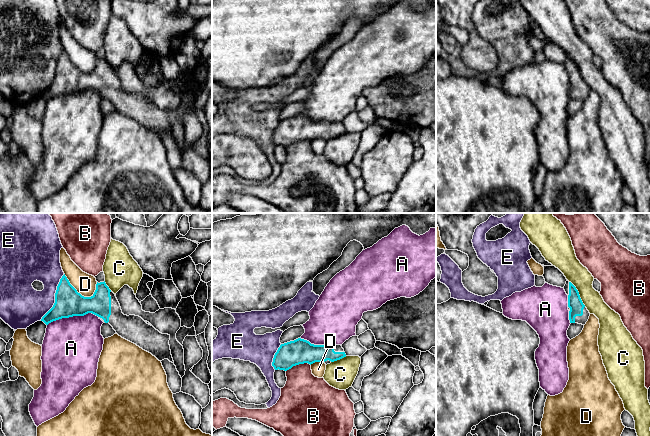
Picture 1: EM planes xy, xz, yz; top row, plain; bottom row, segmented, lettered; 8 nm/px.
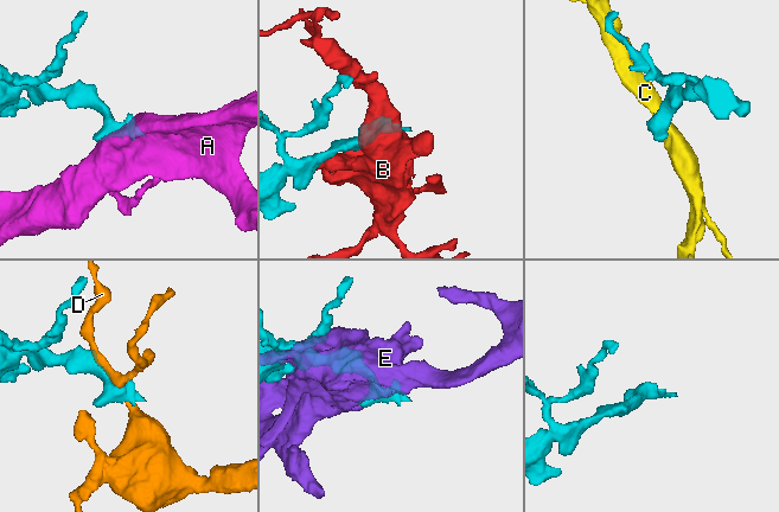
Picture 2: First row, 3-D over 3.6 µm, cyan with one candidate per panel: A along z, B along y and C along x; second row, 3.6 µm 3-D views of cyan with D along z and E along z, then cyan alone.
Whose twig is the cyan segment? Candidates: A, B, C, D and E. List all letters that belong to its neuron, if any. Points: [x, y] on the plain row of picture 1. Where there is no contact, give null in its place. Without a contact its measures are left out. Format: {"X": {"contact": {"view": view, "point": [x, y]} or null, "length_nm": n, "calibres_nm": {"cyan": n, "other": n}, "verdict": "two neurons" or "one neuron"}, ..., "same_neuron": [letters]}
{"A": {"contact": {"view": "xy", "point": [72, 92]}, "length_nm": 420, "calibres_nm": {"cyan": 220, "other": 460}, "verdict": "two neurons"}, "B": {"contact": {"view": "xz", "point": [298, 140]}, "length_nm": 200, "calibres_nm": {"cyan": 200, "other": 340}, "verdict": "two neurons"}, "C": {"contact": {"view": "yz", "point": [578, 70]}, "length_nm": 240, "calibres_nm": {"cyan": 120, "other": 170}, "verdict": "two neurons"}, "D": {"contact": {"view": "xy", "point": [76, 66]}, "length_nm": 300, "calibres_nm": {"cyan": 220, "other": 170}, "verdict": "two neurons"}, "E": {"contact": {"view": "xy", "point": [55, 73]}, "length_nm": 420, "calibres_nm": {"cyan": 220, "other": 300}, "verdict": "two neurons"}, "same_neuron": []}

